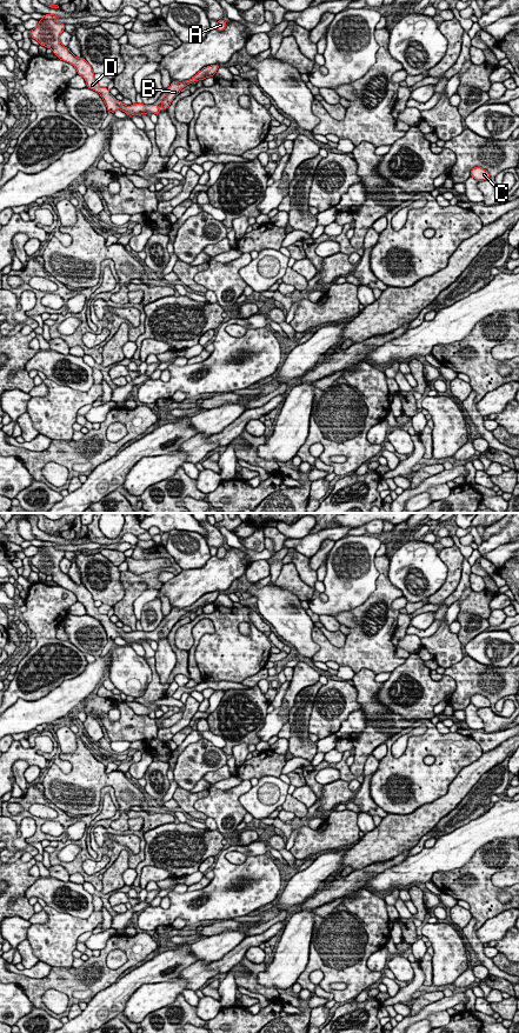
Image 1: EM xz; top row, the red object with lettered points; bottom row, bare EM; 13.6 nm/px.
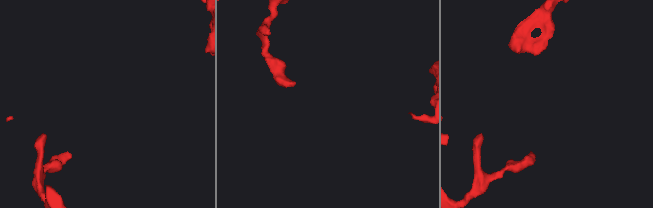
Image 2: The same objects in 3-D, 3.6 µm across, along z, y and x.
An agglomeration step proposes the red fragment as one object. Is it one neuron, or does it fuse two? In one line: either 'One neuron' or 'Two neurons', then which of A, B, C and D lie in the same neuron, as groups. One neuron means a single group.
One neuron. Groups: A B C D

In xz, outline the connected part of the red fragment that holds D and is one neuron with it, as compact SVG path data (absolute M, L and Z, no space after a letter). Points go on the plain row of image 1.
M45 541L45 544L39 547L36 554L31 558L31 564L35 566L41 573L51 575L53 581L55 581L60 587L69 589L74 593L78 601L81 602L88 615L98 619L102 625L107 638L115 640L118 637L125 639L128 644L141 642L147 640L154 640L159 642L160 635L155 631L144 632L133 631L131 633L124 632L113 624L107 614L101 614L98 607L94 606L94 599L91 592L82 585L76 585L68 574L65 574L60 569L60 561L65 558L65 551L55 549L54 547L59 545L54 541Z

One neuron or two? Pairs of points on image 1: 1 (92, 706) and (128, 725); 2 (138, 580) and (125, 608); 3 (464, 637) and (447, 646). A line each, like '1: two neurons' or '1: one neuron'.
1: one neuron
2: one neuron
3: two neurons

